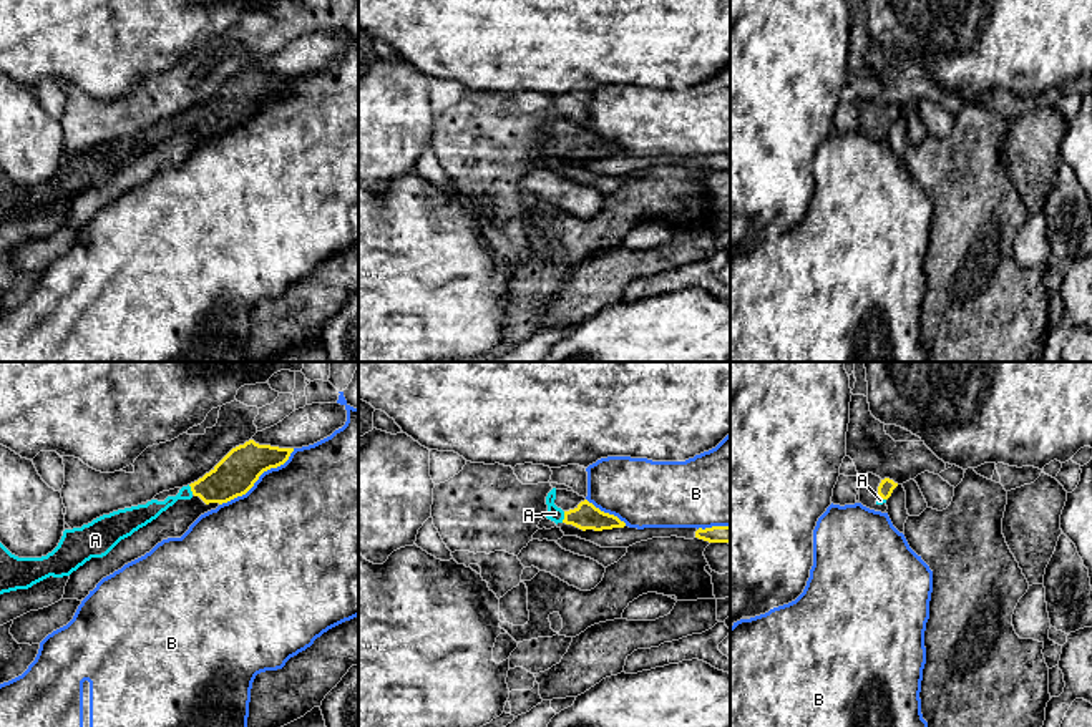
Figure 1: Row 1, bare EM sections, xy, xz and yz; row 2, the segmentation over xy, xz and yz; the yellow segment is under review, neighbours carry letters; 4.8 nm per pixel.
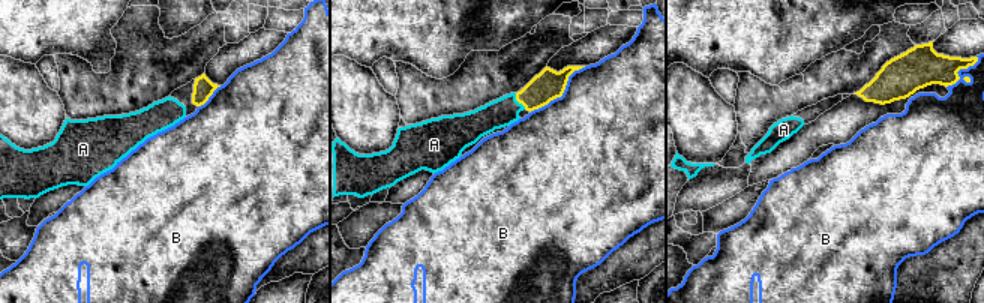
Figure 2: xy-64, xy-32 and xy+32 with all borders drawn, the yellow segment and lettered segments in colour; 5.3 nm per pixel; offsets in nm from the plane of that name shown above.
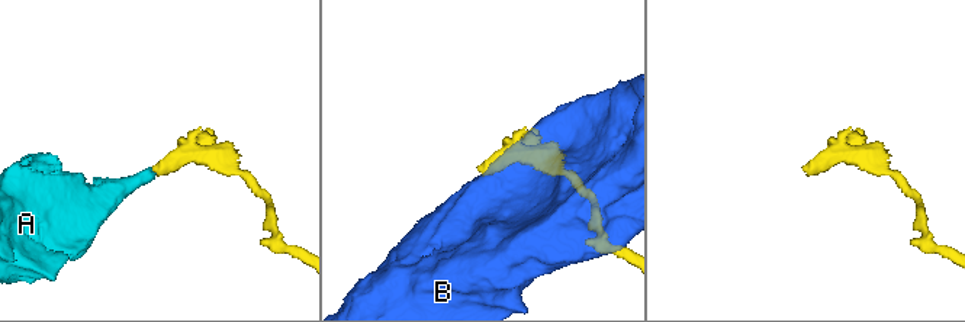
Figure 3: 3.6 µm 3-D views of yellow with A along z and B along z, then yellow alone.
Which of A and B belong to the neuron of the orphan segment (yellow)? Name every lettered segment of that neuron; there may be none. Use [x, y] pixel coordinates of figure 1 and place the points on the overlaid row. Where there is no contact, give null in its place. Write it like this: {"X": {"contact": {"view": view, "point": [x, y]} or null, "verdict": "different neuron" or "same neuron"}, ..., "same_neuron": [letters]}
{"A": {"contact": {"view": "xz", "point": [565, 517]}, "verdict": "same neuron"}, "B": {"contact": {"view": "xy", "point": [258, 478]}, "verdict": "different neuron"}, "same_neuron": ["A"]}

